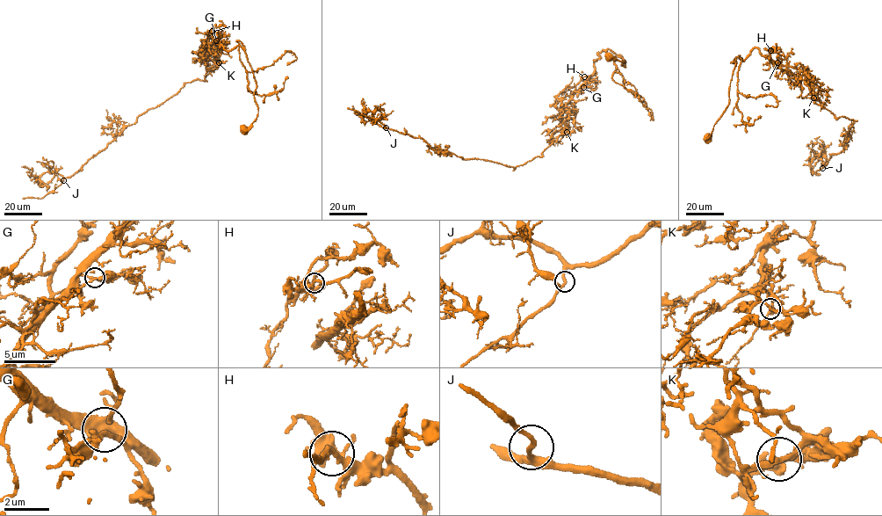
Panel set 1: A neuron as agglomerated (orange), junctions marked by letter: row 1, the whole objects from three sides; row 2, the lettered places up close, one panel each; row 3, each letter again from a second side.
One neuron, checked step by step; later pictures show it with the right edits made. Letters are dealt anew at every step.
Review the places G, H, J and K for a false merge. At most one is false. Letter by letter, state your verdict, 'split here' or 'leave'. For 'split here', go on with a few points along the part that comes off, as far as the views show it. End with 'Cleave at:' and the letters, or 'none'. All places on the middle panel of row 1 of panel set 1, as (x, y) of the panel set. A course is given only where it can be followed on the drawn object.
G: leave
H: leave
J: leave
K: split here; course (567, 132), (542, 156), (513, 168), (438, 152), (420, 138), (382, 127), (366, 117), (376, 105)
Cleave at: K

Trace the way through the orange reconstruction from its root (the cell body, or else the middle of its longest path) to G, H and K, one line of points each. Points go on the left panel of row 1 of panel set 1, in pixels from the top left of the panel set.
G: (242, 129), (257, 115), (253, 72), (240, 47), (227, 51), (220, 47), (217, 32), (220, 36), (216, 40)
H: (242, 129), (257, 115), (253, 72), (239, 46), (220, 47), (217, 32), (220, 36), (209, 41), (212, 31)
K: (242, 129), (257, 115), (253, 72), (240, 47), (220, 47), (217, 32), (220, 36), (206, 43), (219, 63)

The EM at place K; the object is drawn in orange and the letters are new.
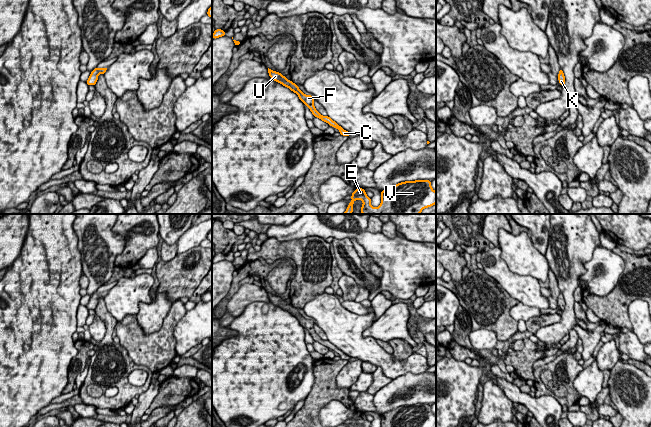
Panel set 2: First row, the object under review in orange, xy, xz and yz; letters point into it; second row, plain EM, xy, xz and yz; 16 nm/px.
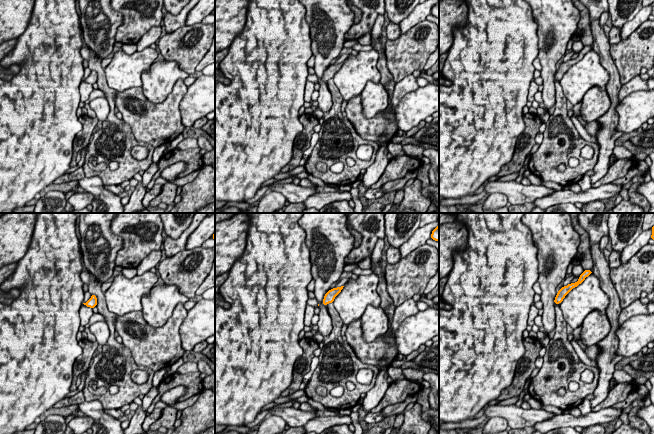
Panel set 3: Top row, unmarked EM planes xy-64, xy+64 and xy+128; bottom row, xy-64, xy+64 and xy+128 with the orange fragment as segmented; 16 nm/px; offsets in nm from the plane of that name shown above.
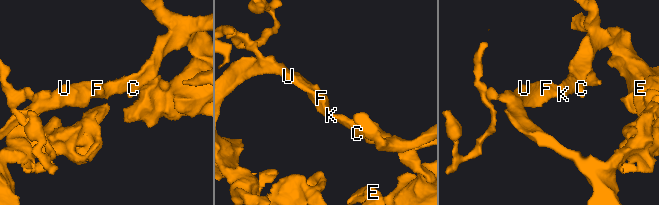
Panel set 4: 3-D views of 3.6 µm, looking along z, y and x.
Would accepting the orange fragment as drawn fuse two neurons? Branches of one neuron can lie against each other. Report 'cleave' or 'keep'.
cleave

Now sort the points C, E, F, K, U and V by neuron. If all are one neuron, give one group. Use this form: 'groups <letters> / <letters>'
groups C E V / F K U

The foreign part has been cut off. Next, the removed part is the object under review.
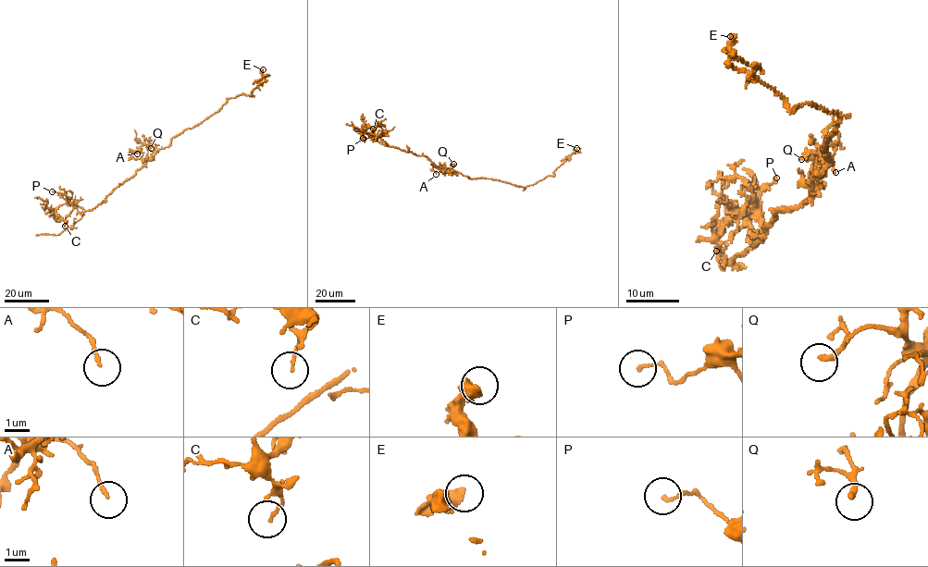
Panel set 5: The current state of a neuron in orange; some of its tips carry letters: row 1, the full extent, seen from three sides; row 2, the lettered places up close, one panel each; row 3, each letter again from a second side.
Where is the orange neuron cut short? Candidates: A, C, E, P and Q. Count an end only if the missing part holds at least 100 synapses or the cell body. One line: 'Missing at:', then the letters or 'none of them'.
Missing at: none of them

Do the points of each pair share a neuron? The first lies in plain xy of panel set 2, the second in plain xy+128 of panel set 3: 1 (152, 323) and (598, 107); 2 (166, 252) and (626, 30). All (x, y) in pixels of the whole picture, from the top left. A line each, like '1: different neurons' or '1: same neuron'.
1: same neuron
2: different neurons

